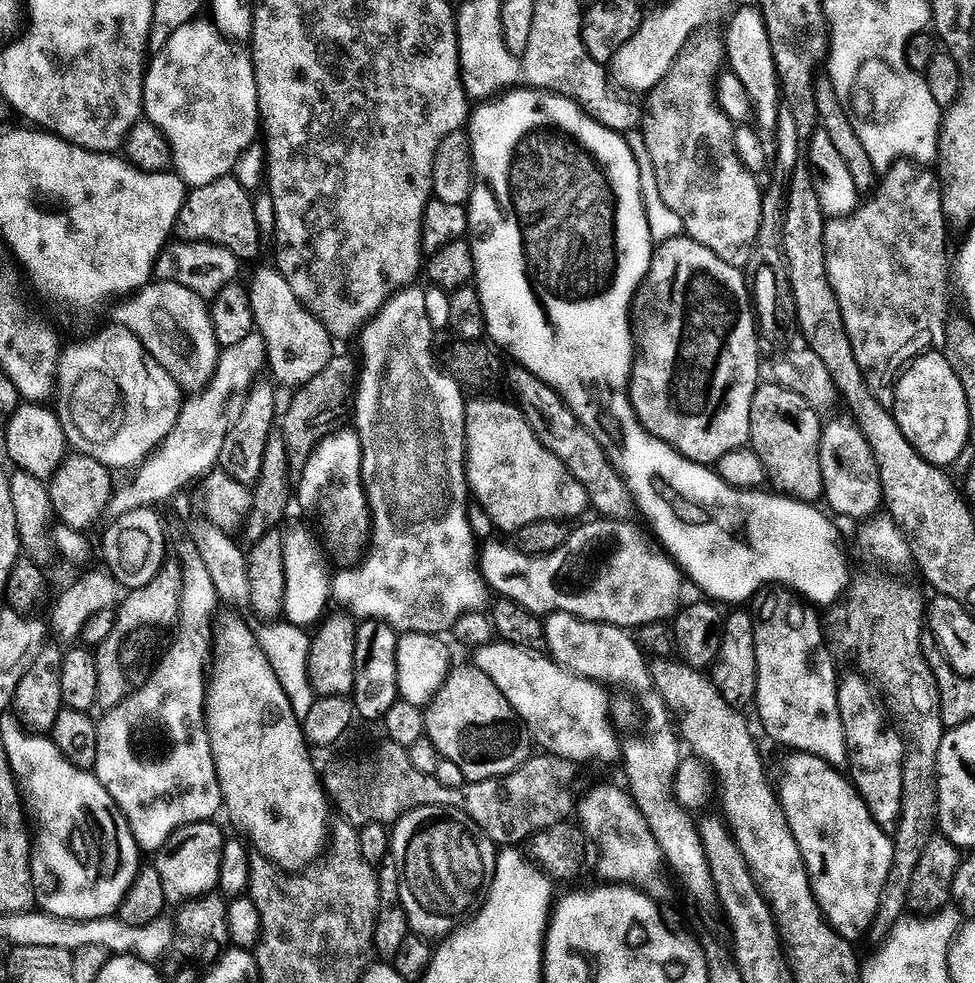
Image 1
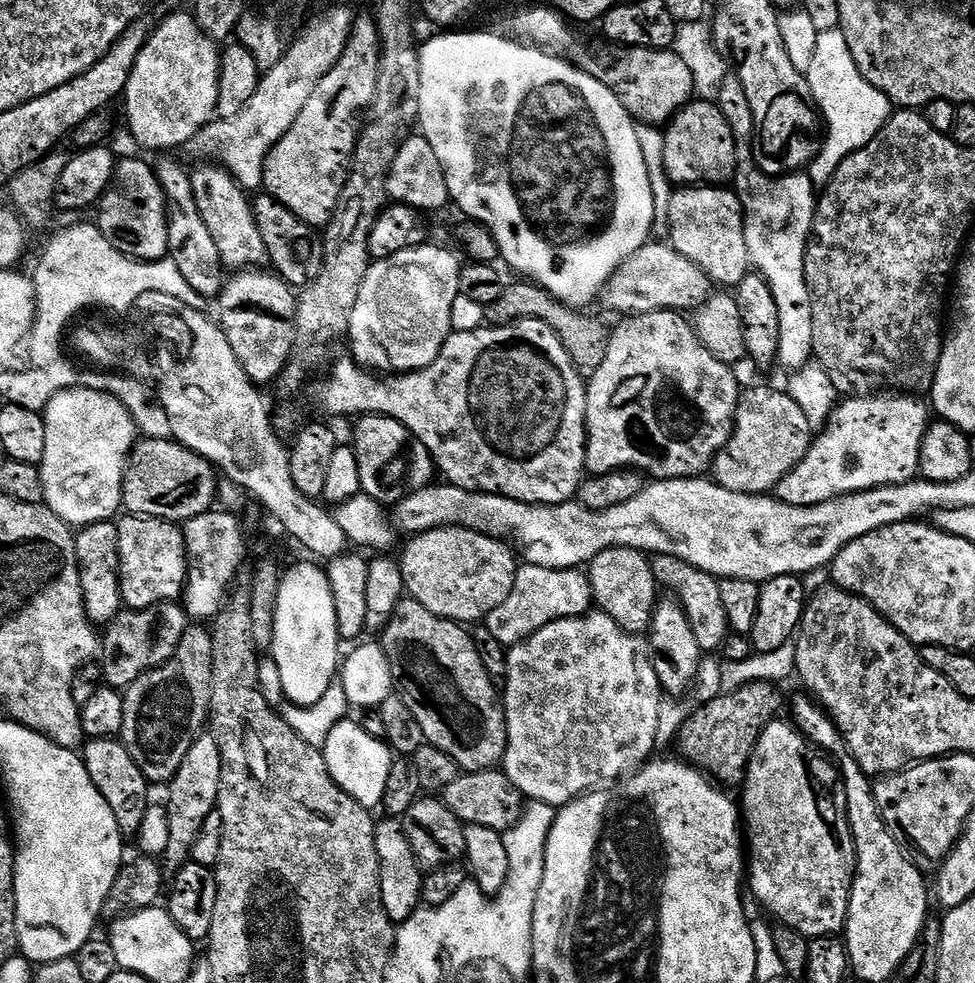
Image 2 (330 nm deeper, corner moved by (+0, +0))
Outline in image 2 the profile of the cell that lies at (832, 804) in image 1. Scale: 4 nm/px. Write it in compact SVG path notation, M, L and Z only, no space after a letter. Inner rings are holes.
M777 718L768 724L754 746L752 756L748 759L748 770L744 774L742 791L742 820L746 825L746 852L750 859L746 864L746 880L752 883L752 892L760 899L760 904L783 927L792 929L797 935L805 938L832 938L845 931L848 923L848 899L852 897L852 878L856 875L856 846L852 843L852 836L844 836L844 828L836 824L836 816L832 816L832 808L824 804L824 800L816 800L812 796L812 784L808 784L808 772L804 772L804 744L809 740L799 731L795 723L788 724L783 718Z

